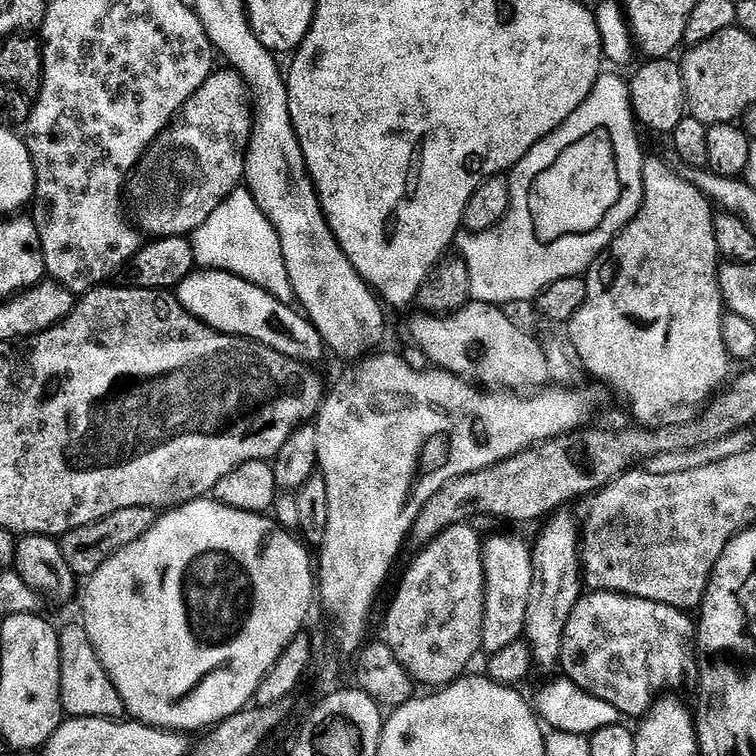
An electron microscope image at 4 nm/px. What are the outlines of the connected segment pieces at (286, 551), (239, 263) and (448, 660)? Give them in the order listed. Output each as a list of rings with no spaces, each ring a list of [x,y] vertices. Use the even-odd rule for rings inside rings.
[[[205,498],[165,511],[154,527],[142,538],[138,538],[138,542],[130,542],[126,550],[118,550],[114,558],[102,562],[100,569],[87,577],[85,583],[88,585],[84,588],[82,623],[86,634],[90,634],[90,642],[94,642],[94,650],[102,666],[110,674],[122,698],[127,715],[142,724],[175,730],[181,734],[193,734],[192,732],[198,731],[199,728],[211,729],[247,709],[253,703],[259,684],[266,678],[266,674],[281,663],[280,655],[283,654],[284,648],[291,649],[295,637],[305,631],[304,623],[312,612],[312,600],[314,604],[318,596],[314,556],[307,550],[309,551],[303,539],[297,538],[289,529],[280,527],[275,519],[255,512],[234,510],[214,498]]]
[[[237,187],[222,201],[218,210],[214,210],[214,214],[210,214],[210,218],[206,218],[204,225],[195,232],[194,243],[196,262],[201,269],[228,272],[266,290],[284,304],[292,304],[296,300],[290,274],[286,270],[280,235],[247,187]]]
[[[467,523],[455,524],[429,544],[412,560],[404,572],[404,581],[396,592],[396,608],[388,612],[386,643],[402,662],[417,685],[429,684],[429,689],[439,690],[461,679],[469,671],[468,663],[481,651],[483,642],[484,570],[482,536]]]

